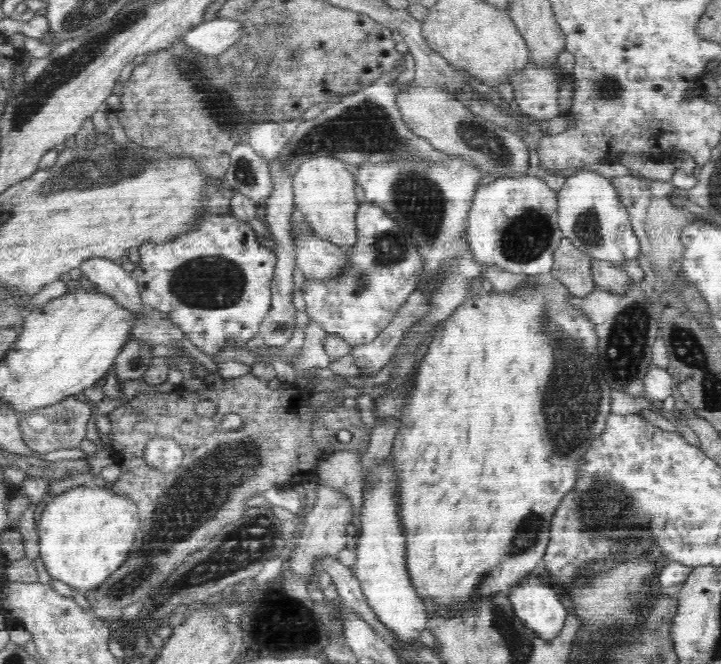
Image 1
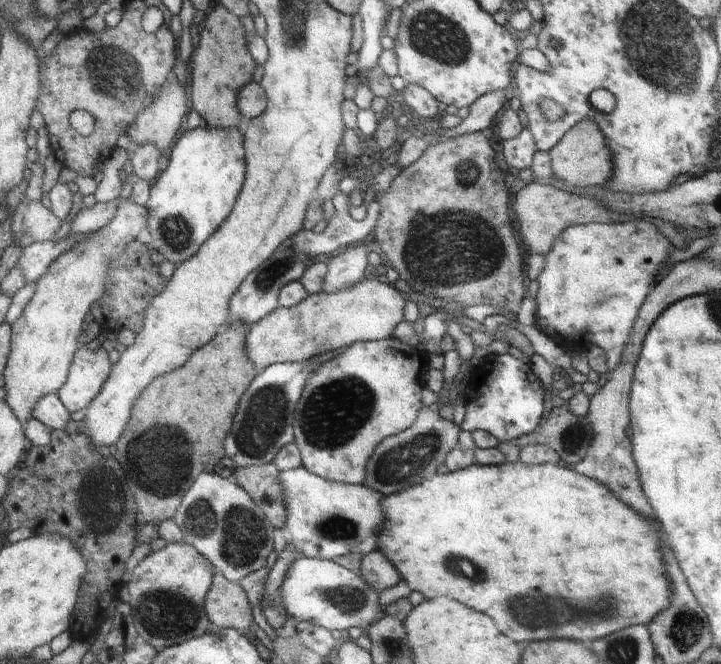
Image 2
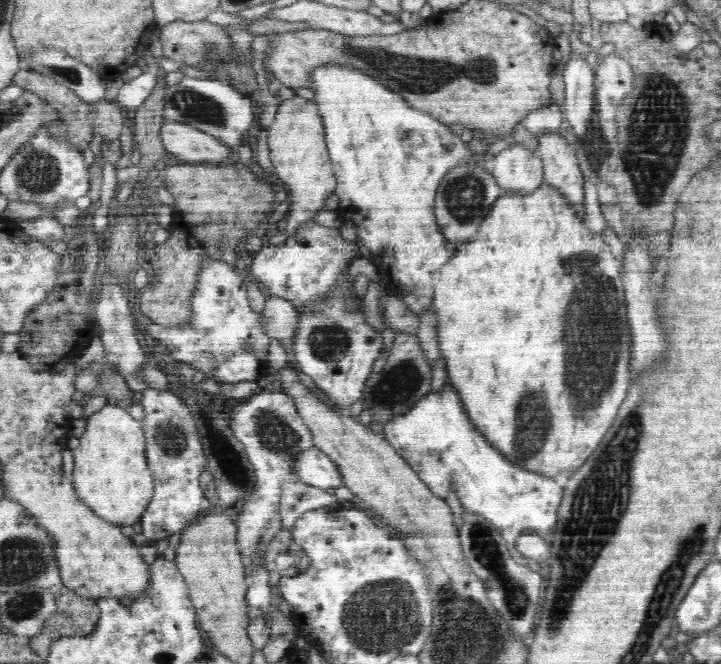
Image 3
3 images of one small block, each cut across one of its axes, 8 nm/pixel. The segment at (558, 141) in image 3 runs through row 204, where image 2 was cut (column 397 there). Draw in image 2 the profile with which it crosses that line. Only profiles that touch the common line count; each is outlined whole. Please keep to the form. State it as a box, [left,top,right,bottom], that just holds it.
[357,548,401,592]

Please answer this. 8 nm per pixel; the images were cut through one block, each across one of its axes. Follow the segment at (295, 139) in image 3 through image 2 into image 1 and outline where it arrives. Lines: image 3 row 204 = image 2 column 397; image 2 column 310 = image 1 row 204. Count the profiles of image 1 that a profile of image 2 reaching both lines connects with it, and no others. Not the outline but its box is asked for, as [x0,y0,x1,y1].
[293,156,357,250]

